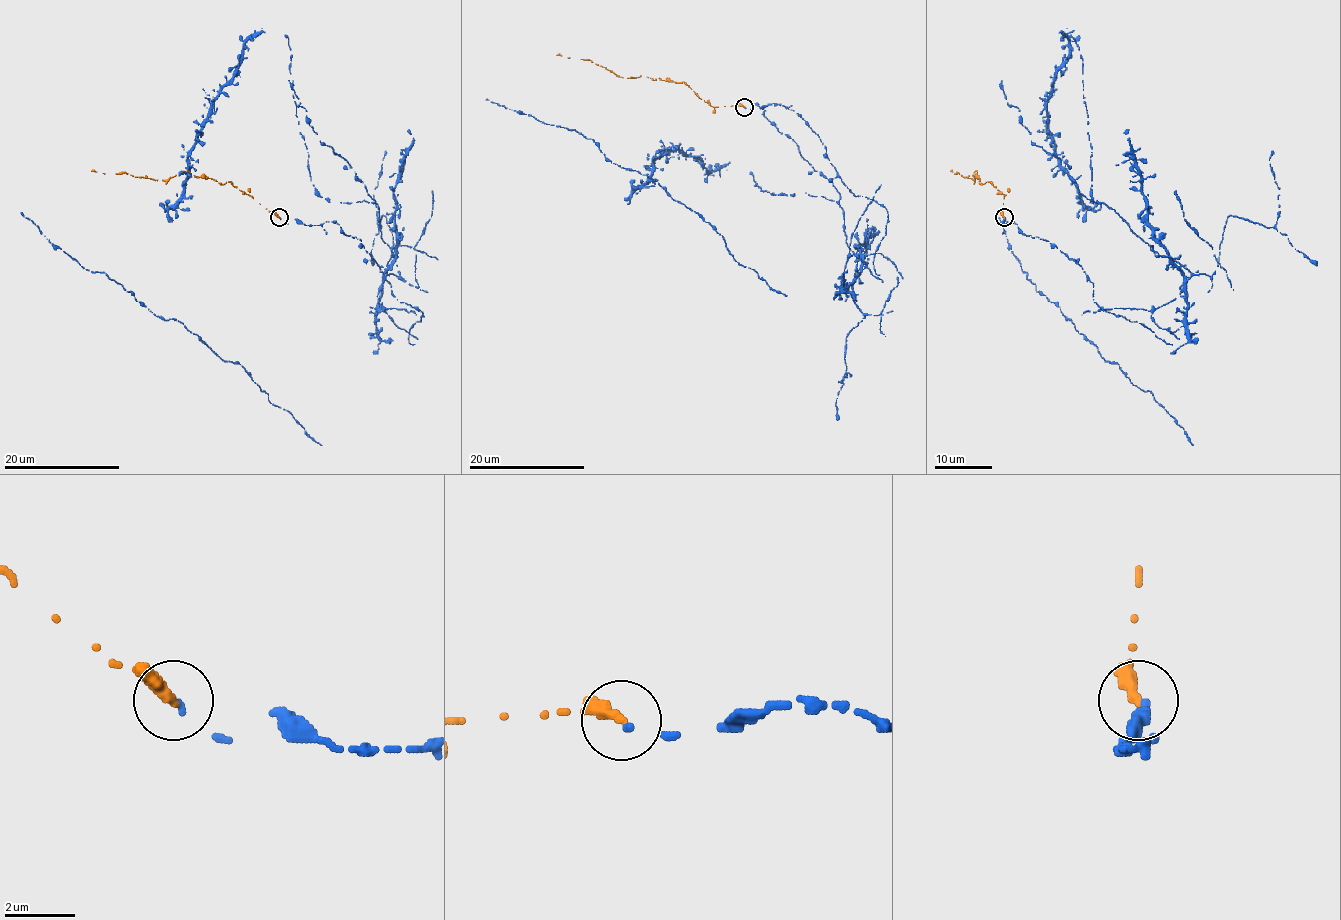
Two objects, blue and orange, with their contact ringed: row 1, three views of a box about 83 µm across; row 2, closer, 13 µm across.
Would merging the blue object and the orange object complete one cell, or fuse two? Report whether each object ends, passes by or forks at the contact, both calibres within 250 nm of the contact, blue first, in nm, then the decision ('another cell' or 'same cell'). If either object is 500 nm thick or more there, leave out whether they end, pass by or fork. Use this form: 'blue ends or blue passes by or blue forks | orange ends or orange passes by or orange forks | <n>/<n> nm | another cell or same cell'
blue ends | orange ends | 160/360 nm | same cell

